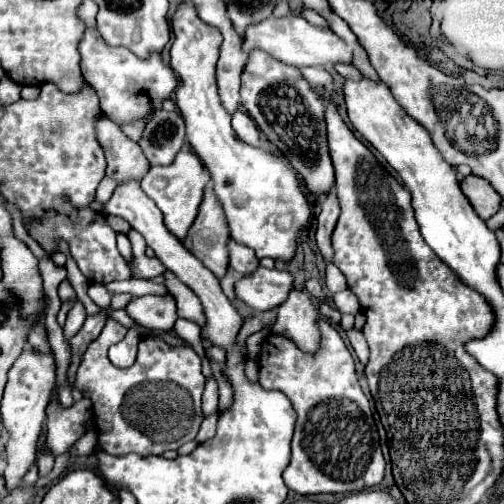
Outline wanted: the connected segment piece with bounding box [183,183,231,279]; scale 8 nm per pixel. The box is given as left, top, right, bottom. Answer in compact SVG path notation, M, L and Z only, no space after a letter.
M213 185L205 187L205 197L199 205L199 215L189 229L187 239L183 245L205 265L213 271L217 279L223 279L229 271L229 225L225 211L215 197Z

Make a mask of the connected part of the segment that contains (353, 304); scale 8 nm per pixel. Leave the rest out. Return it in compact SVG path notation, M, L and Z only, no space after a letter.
M349 289L335 293L331 301L333 301L333 305L337 307L337 311L341 311L341 313L351 313L351 315L355 315L355 313L359 311L359 301L357 301L357 297L355 297Z

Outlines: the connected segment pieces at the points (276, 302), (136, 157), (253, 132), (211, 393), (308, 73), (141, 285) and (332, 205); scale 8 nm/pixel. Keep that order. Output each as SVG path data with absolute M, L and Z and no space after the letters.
M259 267L253 275L241 277L235 283L235 293L253 311L269 311L279 307L293 289L293 275L289 271Z
M103 113L95 119L97 141L107 157L107 177L113 177L117 183L127 181L127 177L141 179L147 173L149 165L143 161L143 151L135 141L131 141L119 125L107 119Z
M237 111L233 115L233 129L235 133L249 145L253 147L261 147L261 139L259 139L259 129L255 125L255 121L245 113L245 111Z
M207 381L205 385L205 393L203 393L203 415L209 417L213 413L217 413L219 409L219 393L217 393L217 381Z
M305 67L301 71L303 71L303 77L307 77L307 81L313 87L323 87L327 91L333 91L333 77L329 71L325 71L321 67Z
M127 279L127 281L115 281L115 283L107 283L105 285L109 295L117 295L117 293L131 293L135 297L141 295L167 295L167 287L165 285L157 285L145 279Z
M331 191L323 203L321 203L321 215L317 217L317 231L315 231L315 239L317 239L317 247L325 259L325 263L333 261L333 247L331 247L331 233L333 227L337 223L339 217L339 203L337 203L337 195L335 191Z

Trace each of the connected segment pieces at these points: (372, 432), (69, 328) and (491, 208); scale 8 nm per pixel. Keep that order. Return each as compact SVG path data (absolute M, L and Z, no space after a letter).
M319 321L321 329L321 351L315 355L303 353L293 341L279 335L269 335L263 341L263 351L259 355L259 383L263 389L277 389L291 401L297 423L291 441L291 461L283 473L285 485L301 495L309 493L353 493L367 487L375 487L385 473L385 459L379 447L379 435L375 421L371 419L369 399L357 383L355 365L349 349L345 347L341 335L325 321Z
M75 301L73 307L71 307L69 313L67 313L67 321L65 321L65 327L63 327L63 331L65 331L65 339L71 339L71 337L83 327L85 319L87 319L85 307L81 305L81 301Z
M465 177L461 189L481 219L487 221L501 209L499 193L495 193L495 189L491 189L491 185L483 177Z

